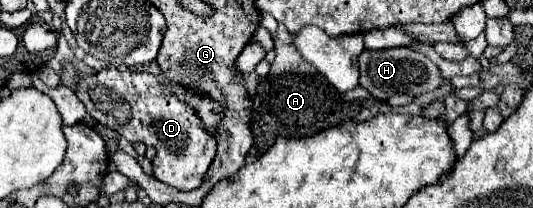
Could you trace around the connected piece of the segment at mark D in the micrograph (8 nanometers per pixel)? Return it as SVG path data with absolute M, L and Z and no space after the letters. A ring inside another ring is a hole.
M62 62L64 72L60 74L60 86L68 86L74 92L88 92L92 86L106 86L120 94L132 108L132 118L128 124L116 124L116 132L122 134L128 142L142 142L144 146L154 146L156 156L152 160L152 176L176 190L194 190L202 184L206 170L210 168L216 156L216 136L206 132L202 120L196 112L178 100L172 92L164 90L156 76L148 72L104 68L90 76L80 76L78 68L72 62Z

